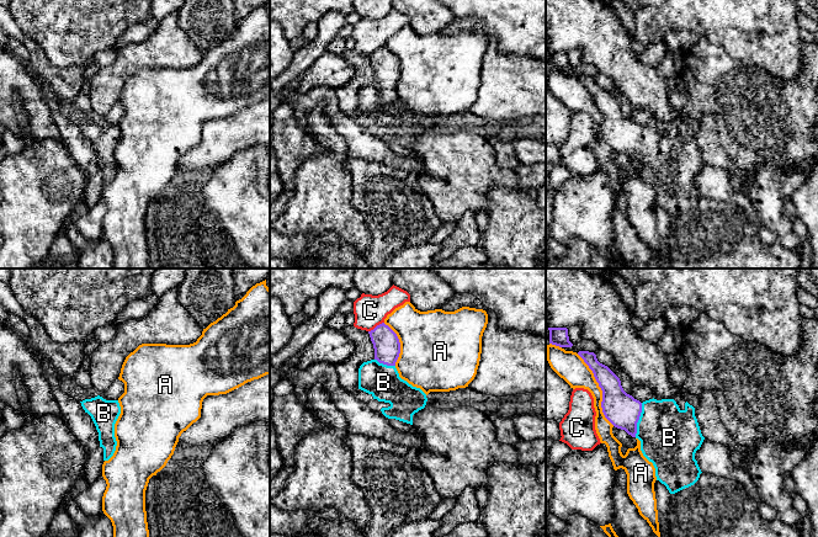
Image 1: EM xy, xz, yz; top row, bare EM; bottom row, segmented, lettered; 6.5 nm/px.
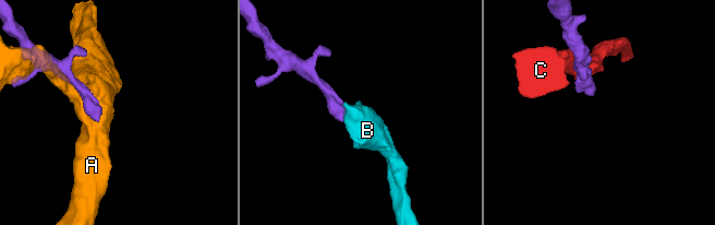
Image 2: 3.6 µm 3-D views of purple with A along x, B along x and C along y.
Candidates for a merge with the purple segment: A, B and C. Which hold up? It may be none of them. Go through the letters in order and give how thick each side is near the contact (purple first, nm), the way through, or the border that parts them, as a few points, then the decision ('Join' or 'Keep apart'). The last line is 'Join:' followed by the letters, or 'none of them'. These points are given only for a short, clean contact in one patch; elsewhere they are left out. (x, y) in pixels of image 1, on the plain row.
A: Thickness 220 nm (purple) against 180 nm. Keep apart
B: Thickness 220 nm (purple) against 380 nm. Path across: yz (622, 134), (638, 143), (653, 145), (669, 161). Join
C: Thickness 180 nm (purple) against 220 nm. Keep apart
Join: B

